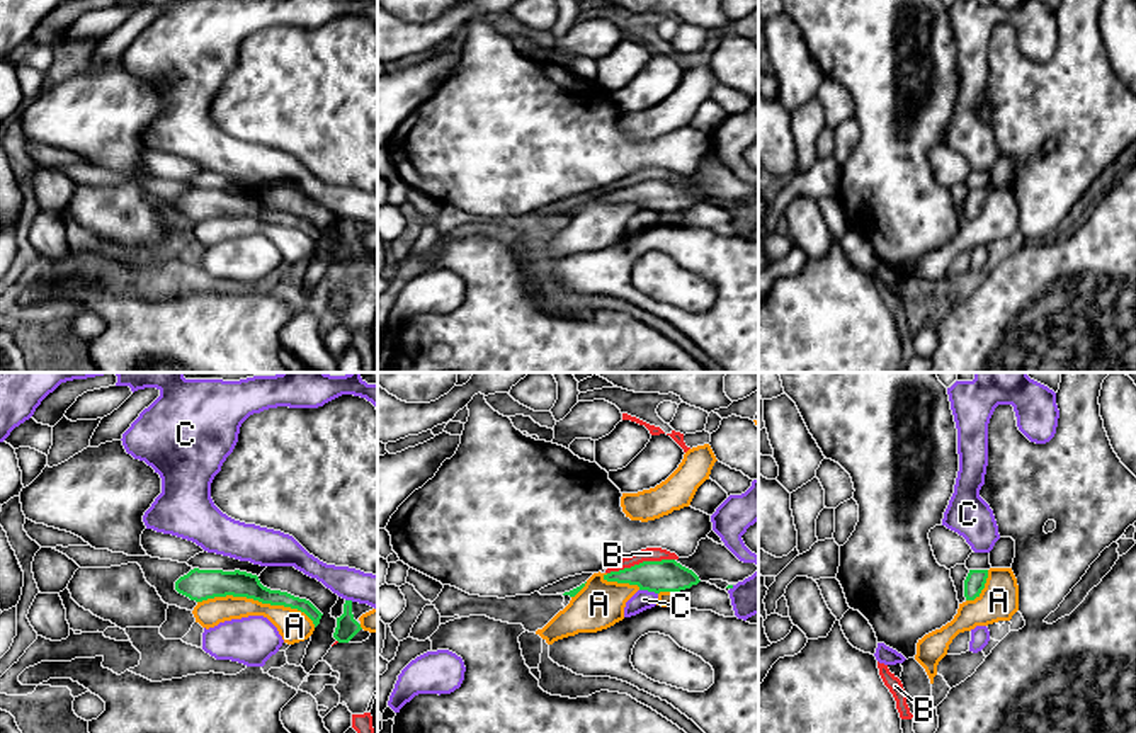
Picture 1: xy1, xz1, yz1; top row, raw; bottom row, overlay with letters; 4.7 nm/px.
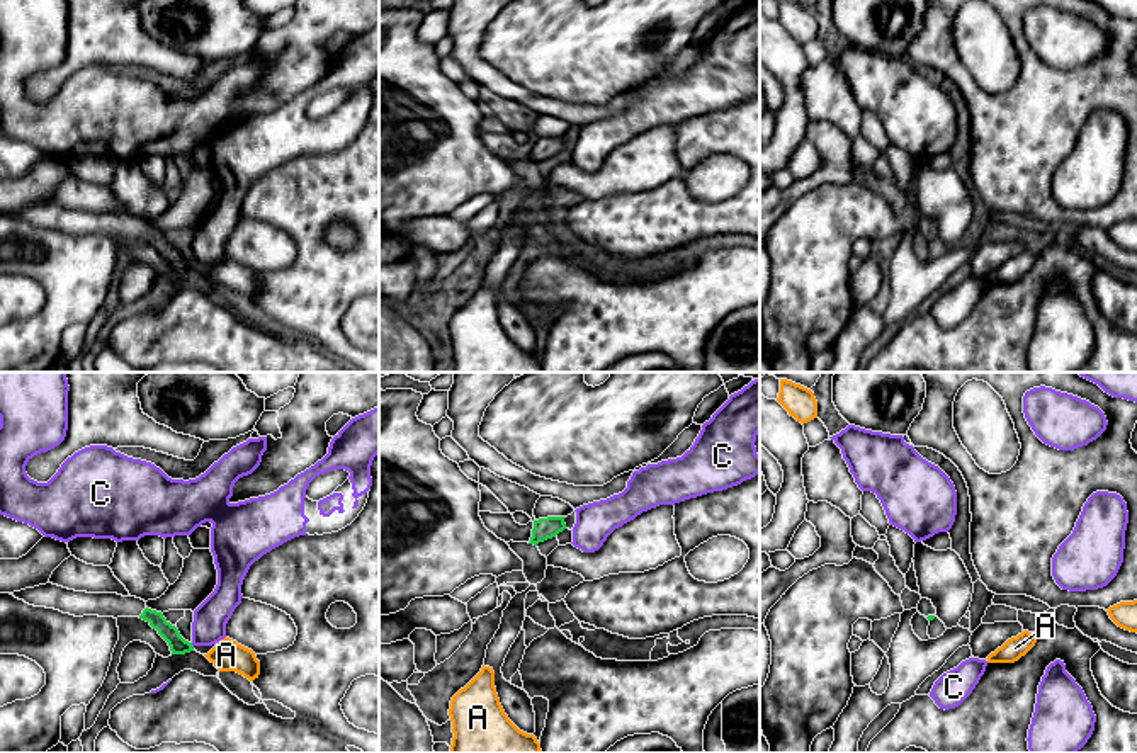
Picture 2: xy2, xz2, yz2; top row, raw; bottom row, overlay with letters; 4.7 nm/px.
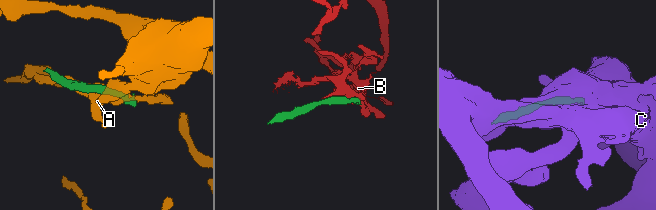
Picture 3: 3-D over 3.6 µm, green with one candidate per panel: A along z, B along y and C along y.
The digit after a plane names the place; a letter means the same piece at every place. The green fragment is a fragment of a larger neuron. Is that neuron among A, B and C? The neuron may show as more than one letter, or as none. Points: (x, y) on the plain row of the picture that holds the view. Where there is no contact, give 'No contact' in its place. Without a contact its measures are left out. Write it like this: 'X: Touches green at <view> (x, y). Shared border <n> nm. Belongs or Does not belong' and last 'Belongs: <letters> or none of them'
A: Touches green at xy1 (257, 218). Shared border 550 nm. Does not belong
B: Touches green at xz1 (640, 182). Shared border 320 nm. Does not belong
C: Touches green at xz1 (648, 210). Shared border 90 nm. Does not belong
Belongs: none of them

